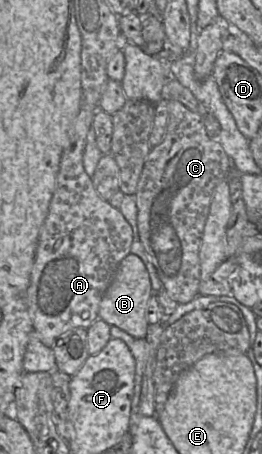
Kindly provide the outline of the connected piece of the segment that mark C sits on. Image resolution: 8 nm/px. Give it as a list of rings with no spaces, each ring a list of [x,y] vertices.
[[[165,100],[165,101],[169,113],[167,131],[163,141],[157,146],[151,148],[149,154],[147,155],[140,175],[140,179],[138,181],[137,191],[135,193],[136,205],[138,209],[137,229],[140,242],[142,243],[149,257],[150,262],[154,265],[158,277],[163,284],[163,290],[168,294],[168,296],[172,300],[176,301],[178,304],[184,304],[194,299],[199,292],[198,289],[201,284],[199,250],[202,242],[202,235],[206,224],[206,220],[209,215],[214,190],[221,182],[227,179],[228,172],[231,170],[231,159],[226,154],[222,146],[218,142],[213,141],[208,136],[203,121],[203,116],[201,114],[189,111],[178,101],[175,100]]]

